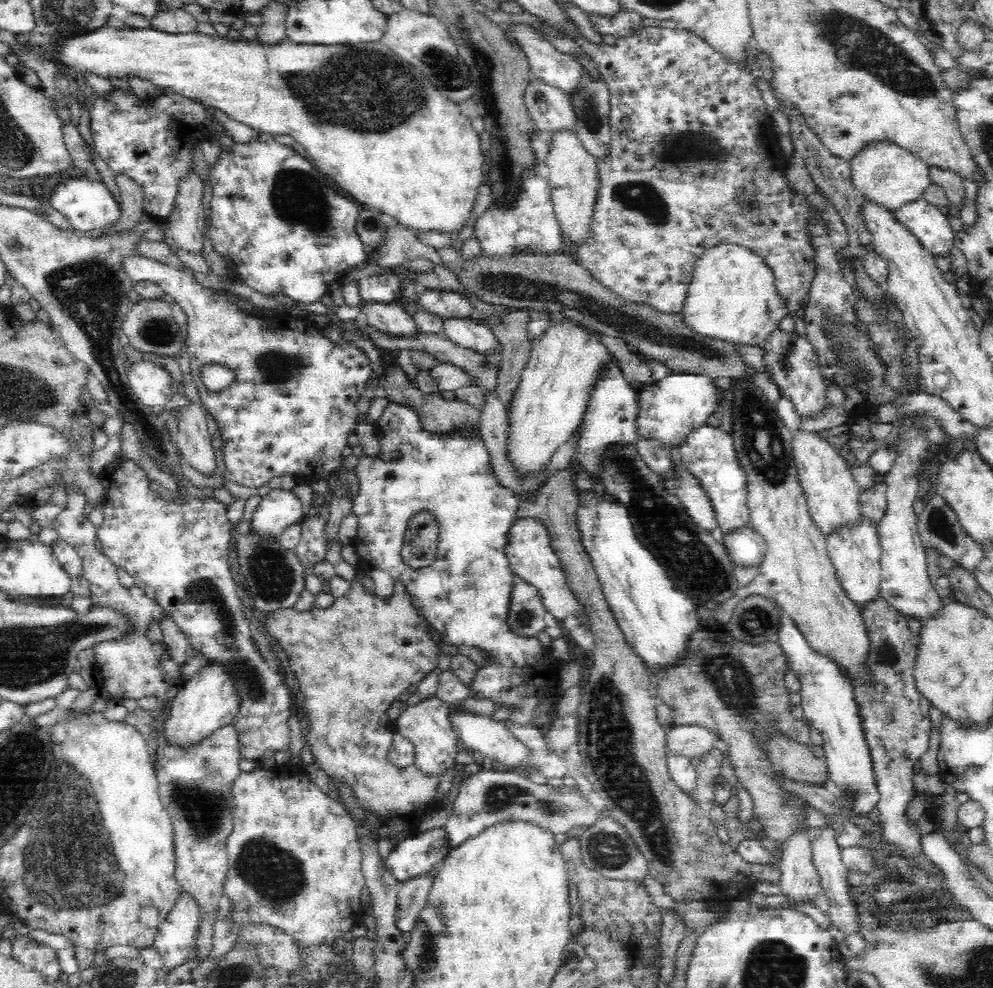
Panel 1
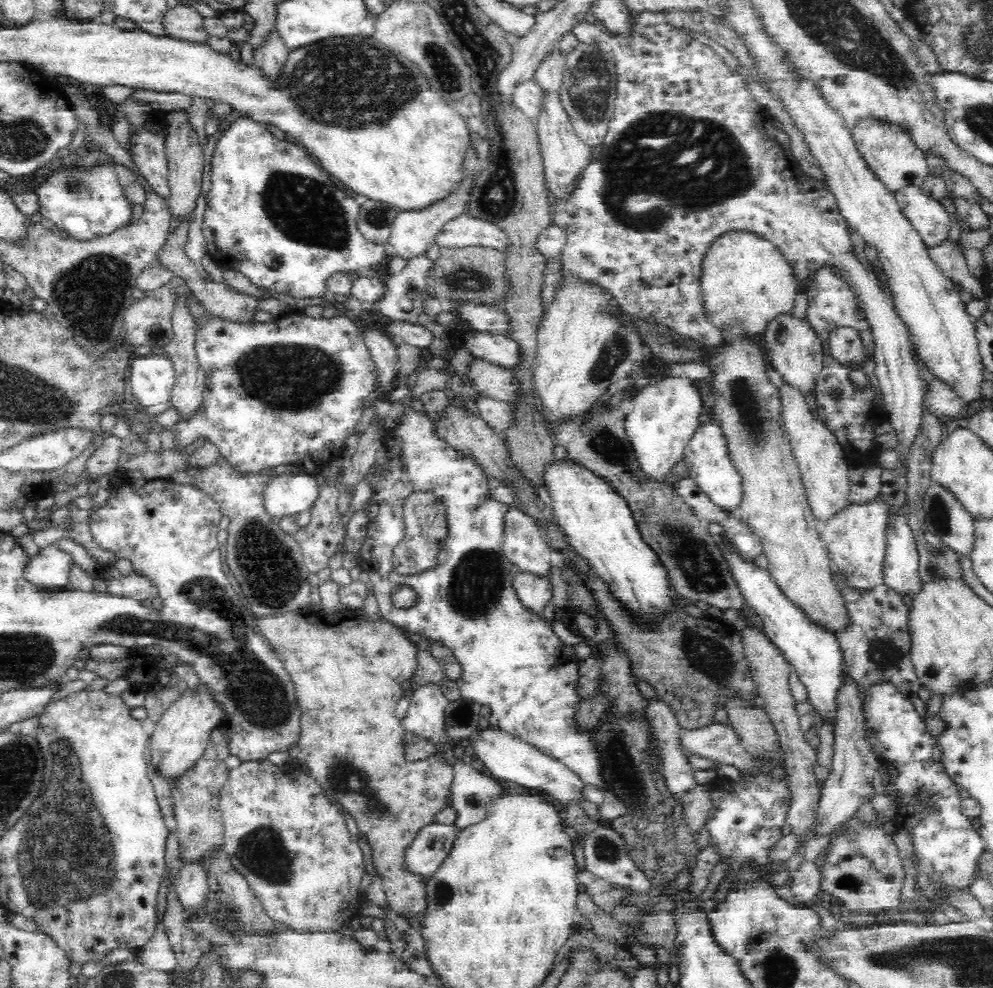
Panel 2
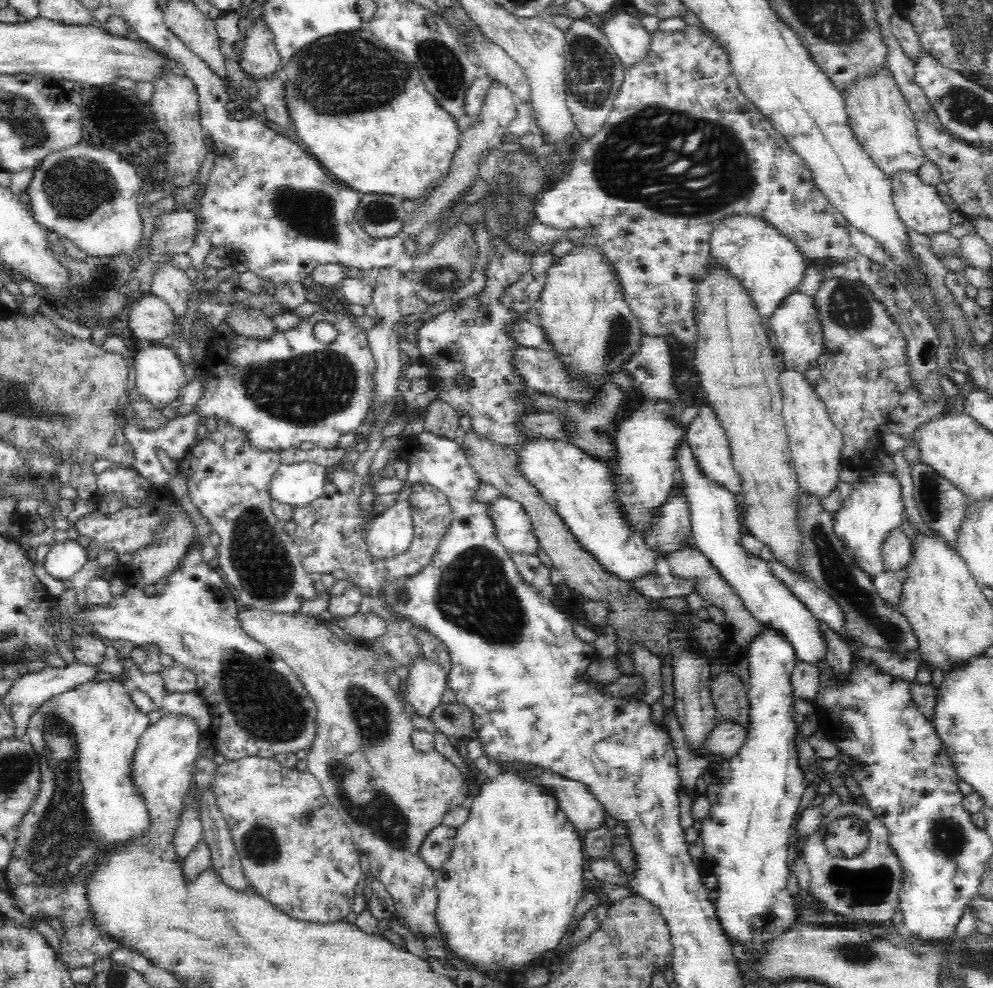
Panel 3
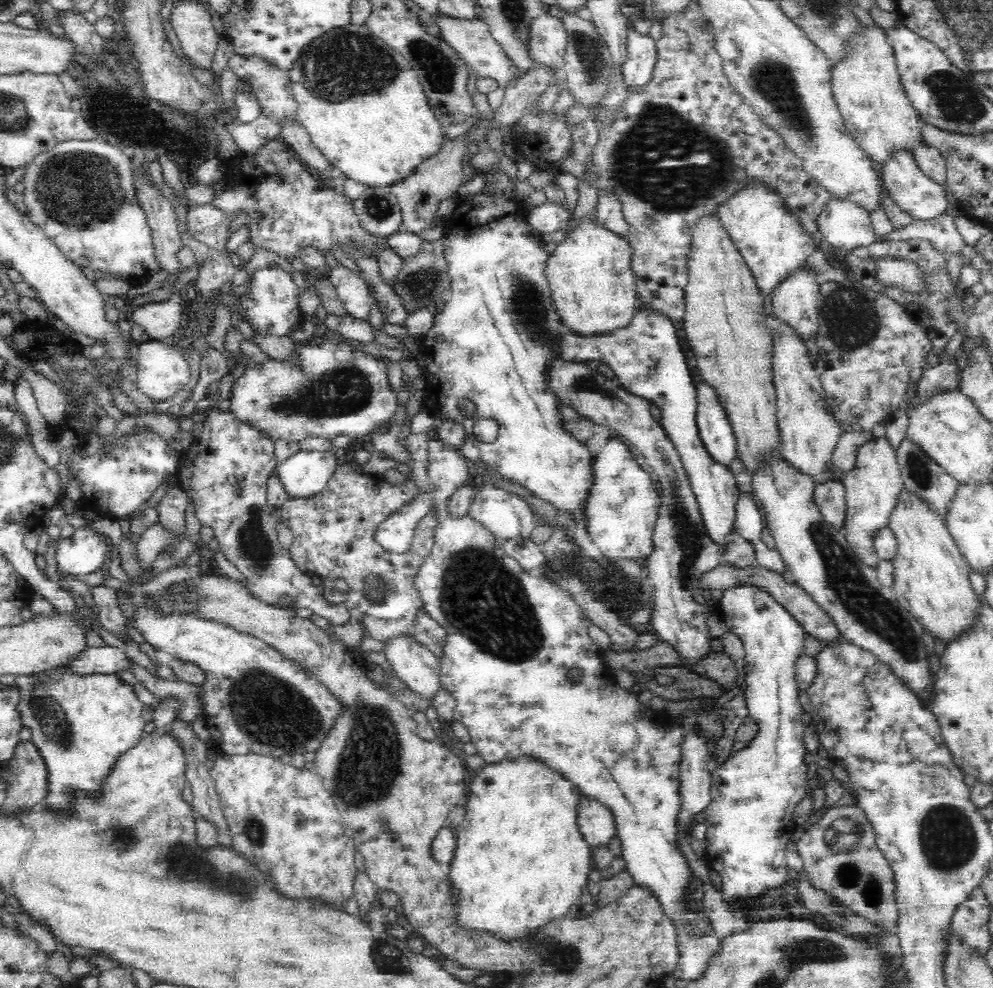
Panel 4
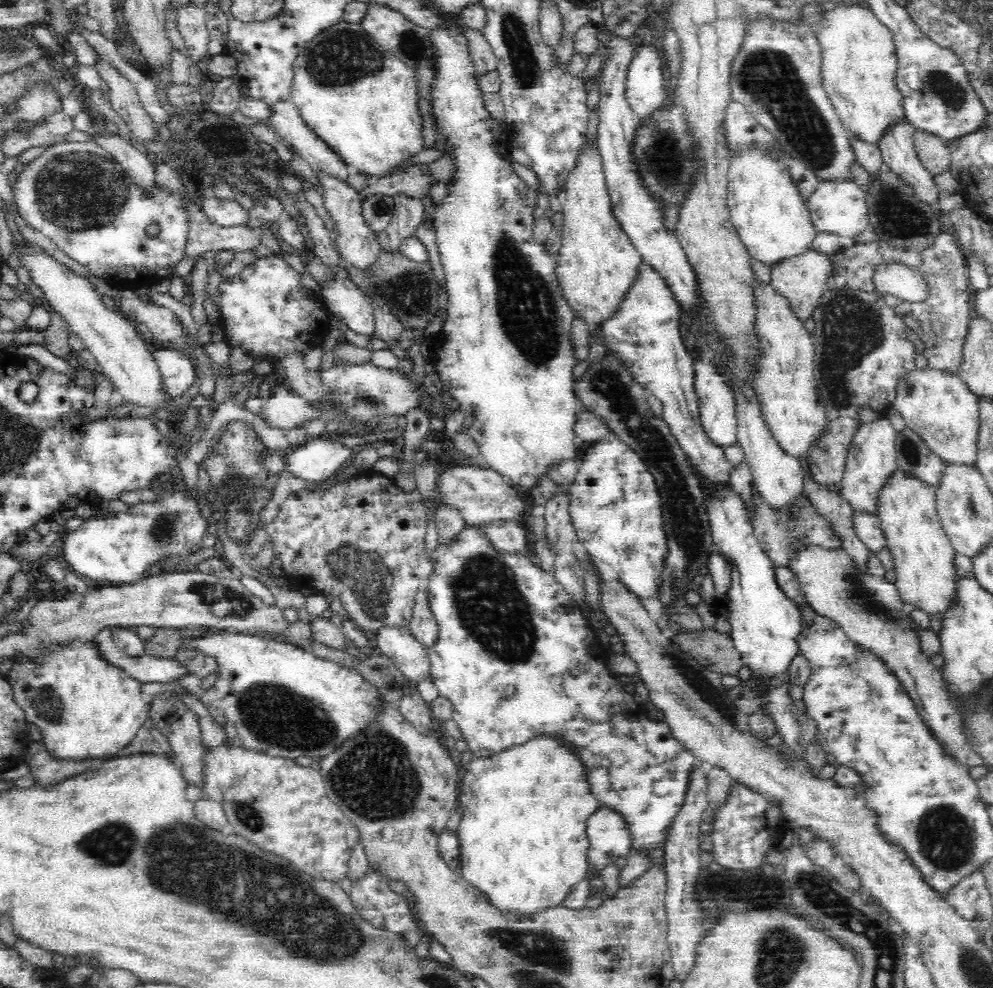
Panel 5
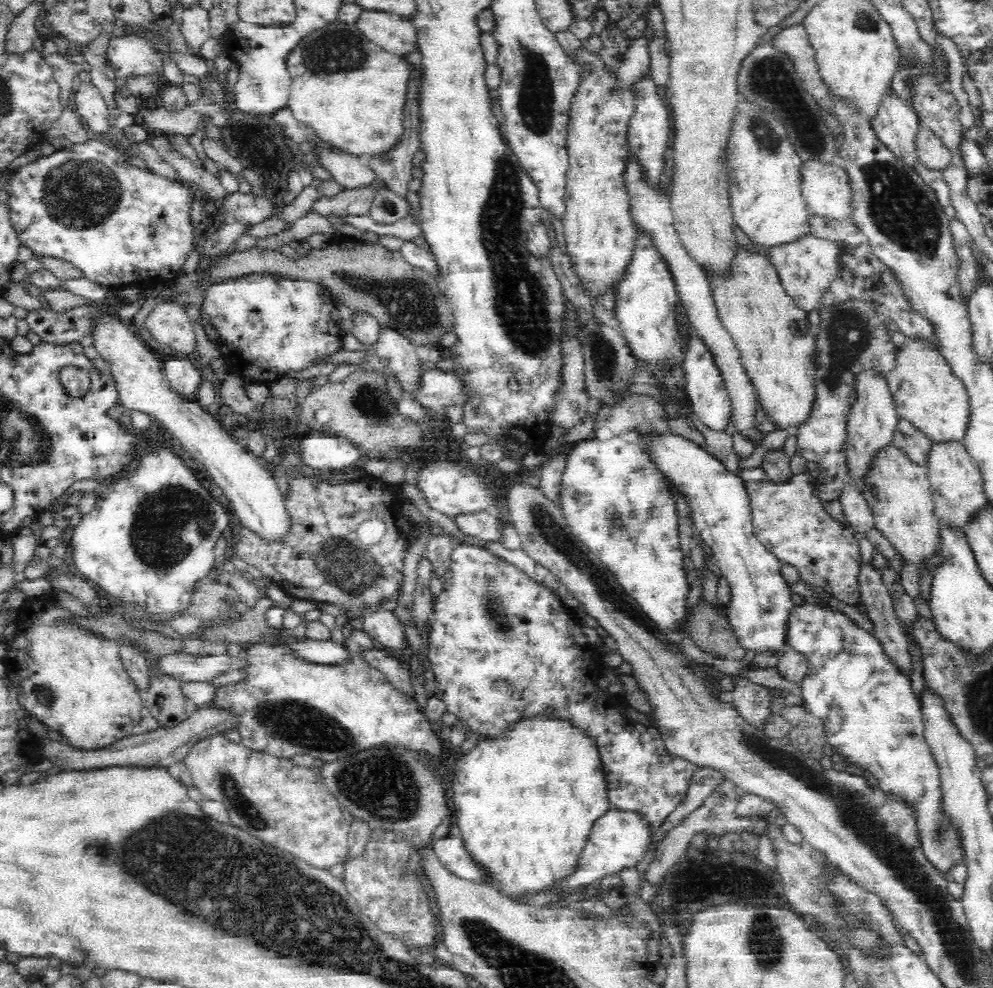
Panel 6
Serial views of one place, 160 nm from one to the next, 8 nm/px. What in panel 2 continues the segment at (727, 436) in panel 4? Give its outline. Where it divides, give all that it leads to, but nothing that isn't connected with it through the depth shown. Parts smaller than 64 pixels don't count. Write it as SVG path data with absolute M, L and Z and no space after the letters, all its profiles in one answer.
M714 417L710 422L700 423L684 451L684 463L688 467L689 477L712 502L718 504L726 512L737 513L738 506L743 499L743 486L740 475L732 465L723 431Z

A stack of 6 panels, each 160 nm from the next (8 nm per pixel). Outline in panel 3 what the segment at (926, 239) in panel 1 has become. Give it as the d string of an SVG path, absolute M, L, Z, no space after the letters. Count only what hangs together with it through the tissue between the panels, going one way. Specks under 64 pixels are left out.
M899 170L888 176L892 190L892 201L896 212L907 227L918 233L926 234L931 232L946 232L949 230L950 209L942 202L935 186L925 183L920 179L917 172Z

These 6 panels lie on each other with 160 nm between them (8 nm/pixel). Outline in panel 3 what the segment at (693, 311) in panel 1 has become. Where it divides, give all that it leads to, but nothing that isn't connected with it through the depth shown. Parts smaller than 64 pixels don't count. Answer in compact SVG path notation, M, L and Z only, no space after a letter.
M734 213L716 221L710 240L710 257L728 267L754 299L761 317L770 317L782 299L804 278L806 256L800 247L762 215Z

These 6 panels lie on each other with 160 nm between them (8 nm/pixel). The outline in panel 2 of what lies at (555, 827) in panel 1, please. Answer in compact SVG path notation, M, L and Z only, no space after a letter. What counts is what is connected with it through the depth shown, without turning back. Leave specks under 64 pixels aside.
M454 760L452 804L456 810L456 836L465 826L479 821L485 815L485 804L504 795L504 788L496 781L474 769L470 763Z

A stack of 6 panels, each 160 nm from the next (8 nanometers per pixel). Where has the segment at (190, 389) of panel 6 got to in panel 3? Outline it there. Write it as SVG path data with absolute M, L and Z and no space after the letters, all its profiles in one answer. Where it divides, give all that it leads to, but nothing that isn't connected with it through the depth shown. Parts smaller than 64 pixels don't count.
M146 346L133 351L135 366L134 392L146 396L149 403L166 404L180 398L187 384L183 364L166 346Z

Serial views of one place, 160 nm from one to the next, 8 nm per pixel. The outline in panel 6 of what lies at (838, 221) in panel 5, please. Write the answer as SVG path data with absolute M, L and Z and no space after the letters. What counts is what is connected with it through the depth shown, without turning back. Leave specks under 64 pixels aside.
M808 159L802 163L800 174L808 211L826 218L849 218L852 193L848 175L839 163Z

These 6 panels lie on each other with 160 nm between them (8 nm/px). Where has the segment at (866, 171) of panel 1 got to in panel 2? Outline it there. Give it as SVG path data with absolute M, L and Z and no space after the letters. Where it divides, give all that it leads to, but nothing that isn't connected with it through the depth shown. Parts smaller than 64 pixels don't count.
M864 117L856 121L851 128L851 135L856 149L860 151L868 167L892 193L908 185L920 187L925 176L929 174L925 152L916 145L912 133L904 125L882 121L878 117Z

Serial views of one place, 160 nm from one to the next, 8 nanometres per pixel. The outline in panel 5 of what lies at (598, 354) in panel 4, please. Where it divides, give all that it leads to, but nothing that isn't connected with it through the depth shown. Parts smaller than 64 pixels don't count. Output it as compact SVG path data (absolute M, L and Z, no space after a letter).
M648 263L637 266L636 278L625 292L617 309L600 324L597 337L604 341L606 348L612 349L612 353L622 359L626 368L632 371L634 379L645 389L662 402L663 413L660 416L665 424L668 424L672 435L680 443L686 457L693 460L693 464L699 467L700 479L706 483L729 482L731 464L725 458L723 448L716 445L706 435L700 421L699 405L694 391L693 361L688 348L684 344L684 338L680 335L680 303L674 298L673 292L664 281L662 275Z

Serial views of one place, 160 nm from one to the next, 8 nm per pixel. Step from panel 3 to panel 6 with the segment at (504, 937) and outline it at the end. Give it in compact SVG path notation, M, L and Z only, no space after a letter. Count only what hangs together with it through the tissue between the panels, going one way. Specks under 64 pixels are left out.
M536 715L534 718L520 719L512 723L503 733L499 735L488 735L478 740L476 746L467 754L458 758L454 766L454 778L452 780L452 802L455 806L455 828L463 838L466 849L470 855L484 865L490 874L493 875L494 888L504 891L504 886L509 887L510 897L515 900L521 898L522 893L534 892L540 893L550 890L550 886L566 875L574 872L578 855L588 840L589 834L596 820L604 816L611 809L608 798L608 781L604 773L604 763L600 759L598 745L592 737L586 734L582 727L578 727L570 719L560 719L550 717L550 715Z

